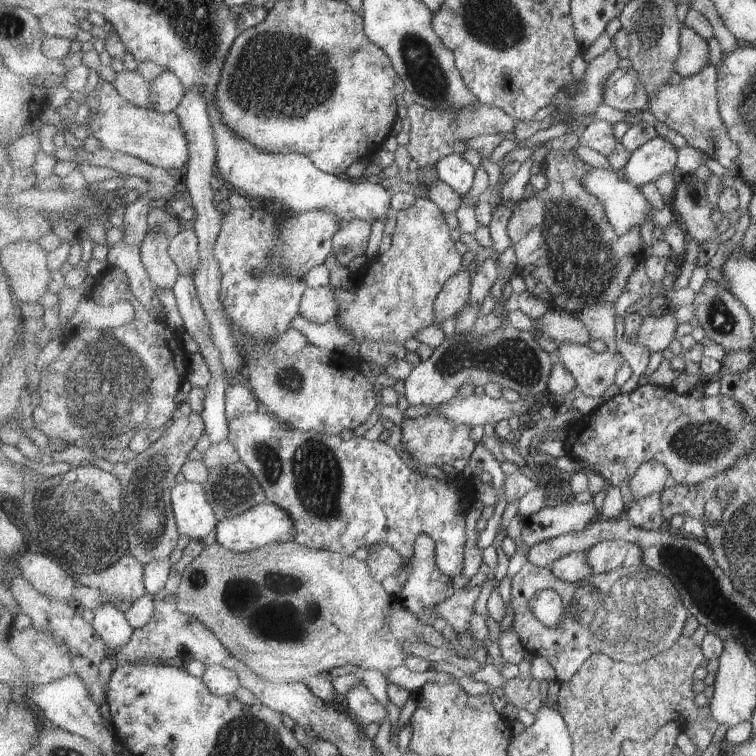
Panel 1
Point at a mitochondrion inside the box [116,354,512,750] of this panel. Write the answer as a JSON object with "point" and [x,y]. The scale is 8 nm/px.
{"point":[314,471]}

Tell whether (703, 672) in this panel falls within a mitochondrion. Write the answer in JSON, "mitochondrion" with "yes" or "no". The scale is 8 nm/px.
{"mitochondrion":"no"}

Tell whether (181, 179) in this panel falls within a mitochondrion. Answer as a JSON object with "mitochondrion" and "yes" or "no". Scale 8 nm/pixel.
{"mitochondrion":"no"}

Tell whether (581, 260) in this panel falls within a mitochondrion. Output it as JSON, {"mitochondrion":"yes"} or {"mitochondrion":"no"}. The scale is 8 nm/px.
{"mitochondrion":"yes"}

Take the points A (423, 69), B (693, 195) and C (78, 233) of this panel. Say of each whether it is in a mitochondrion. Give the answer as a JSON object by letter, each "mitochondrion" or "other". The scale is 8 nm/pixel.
{"A":"mitochondrion","B":"mitochondrion","C":"other"}

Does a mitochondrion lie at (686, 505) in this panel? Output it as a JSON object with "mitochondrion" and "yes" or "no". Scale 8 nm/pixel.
{"mitochondrion":"no"}

